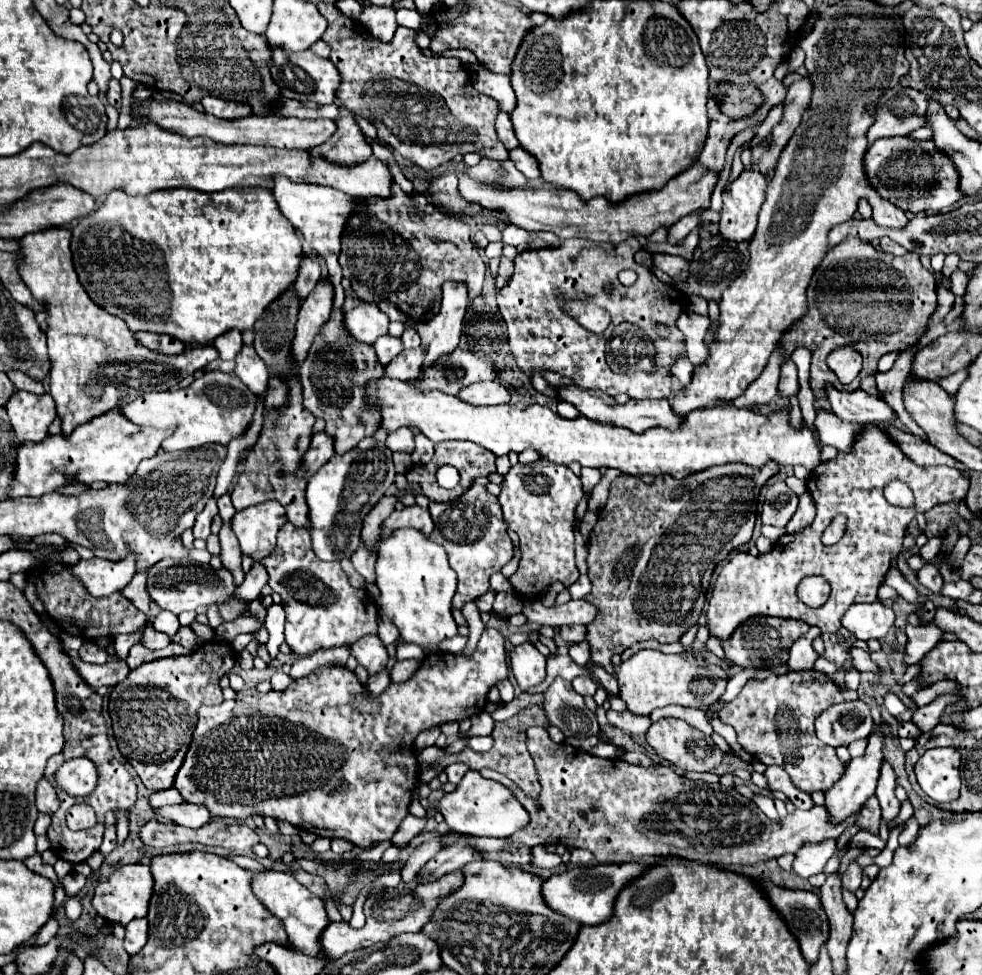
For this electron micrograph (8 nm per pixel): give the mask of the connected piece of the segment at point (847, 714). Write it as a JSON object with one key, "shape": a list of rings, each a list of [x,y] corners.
{"shape":[[[860,699],[832,705],[814,721],[818,739],[830,747],[848,747],[856,739],[866,739],[872,731],[872,717]]]}

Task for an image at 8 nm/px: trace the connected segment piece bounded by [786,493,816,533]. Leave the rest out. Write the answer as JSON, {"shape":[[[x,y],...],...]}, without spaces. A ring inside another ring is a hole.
{"shape":[[[804,493],[800,495],[800,505],[798,505],[798,511],[796,515],[792,517],[792,521],[786,525],[786,533],[798,533],[802,529],[806,529],[816,517],[816,505],[814,505],[814,499],[810,493]]]}

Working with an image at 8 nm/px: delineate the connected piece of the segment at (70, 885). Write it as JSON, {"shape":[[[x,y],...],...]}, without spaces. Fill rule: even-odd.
{"shape":[[[70,873],[70,875],[66,875],[66,877],[62,879],[62,883],[64,883],[64,889],[66,889],[66,895],[68,895],[68,897],[74,897],[74,895],[78,895],[80,889],[84,887],[86,877],[80,875],[80,873]]]}

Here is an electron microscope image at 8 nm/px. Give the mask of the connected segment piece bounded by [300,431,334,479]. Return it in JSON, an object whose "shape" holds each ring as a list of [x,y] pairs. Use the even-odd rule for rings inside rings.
{"shape":[[[318,431],[312,437],[312,445],[304,455],[300,477],[310,479],[330,457],[334,455],[334,439],[326,431]]]}

